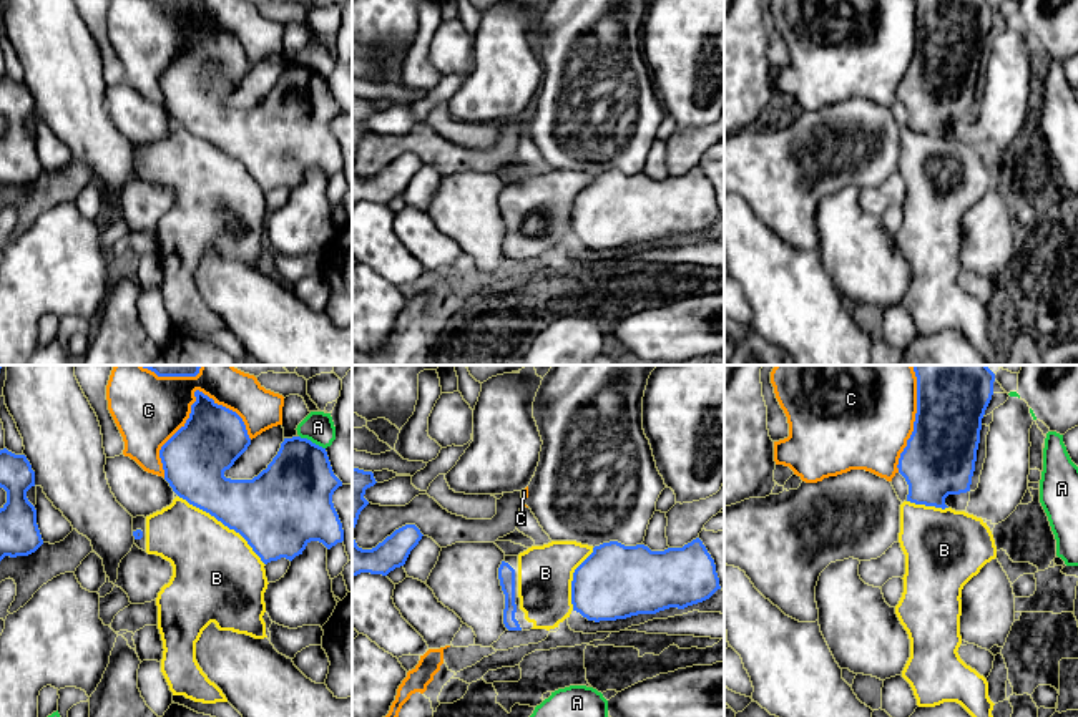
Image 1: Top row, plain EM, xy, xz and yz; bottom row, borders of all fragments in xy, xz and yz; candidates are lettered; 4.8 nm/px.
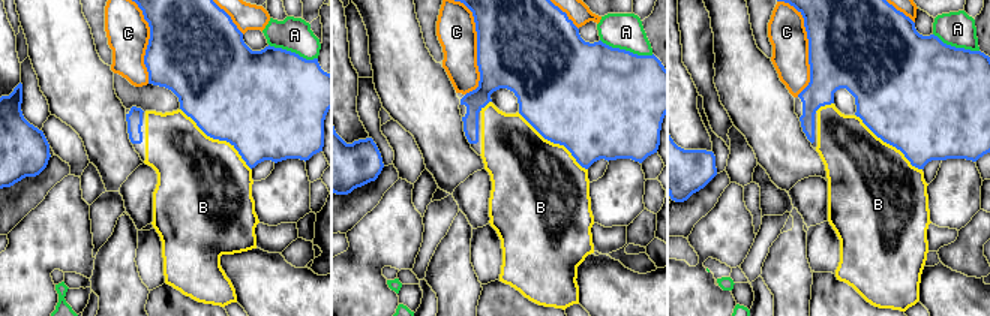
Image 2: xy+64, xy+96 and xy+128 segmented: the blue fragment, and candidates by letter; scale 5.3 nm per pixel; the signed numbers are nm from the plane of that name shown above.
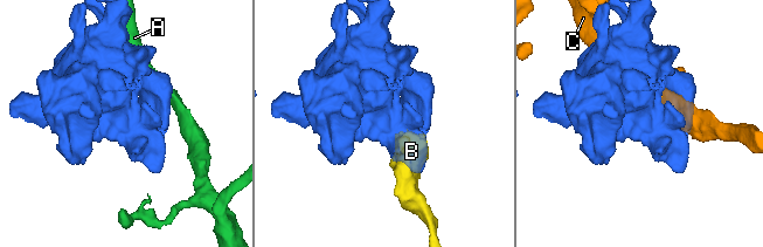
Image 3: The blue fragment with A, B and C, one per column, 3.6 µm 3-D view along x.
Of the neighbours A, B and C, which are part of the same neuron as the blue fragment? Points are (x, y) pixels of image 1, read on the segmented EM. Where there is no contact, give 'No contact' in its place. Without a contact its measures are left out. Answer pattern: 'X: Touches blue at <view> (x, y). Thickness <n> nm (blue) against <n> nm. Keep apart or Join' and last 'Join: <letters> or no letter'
A: Touches blue at xy (311, 442). Thickness 360 nm (blue) against 150 nm. Keep apart
B: Touches blue at xy (225, 525). Thickness 400 nm (blue) against 420 nm. Join
C: Touches blue at xy (191, 410). Thickness 320 nm (blue) against 340 nm. Keep apart
Join: B

